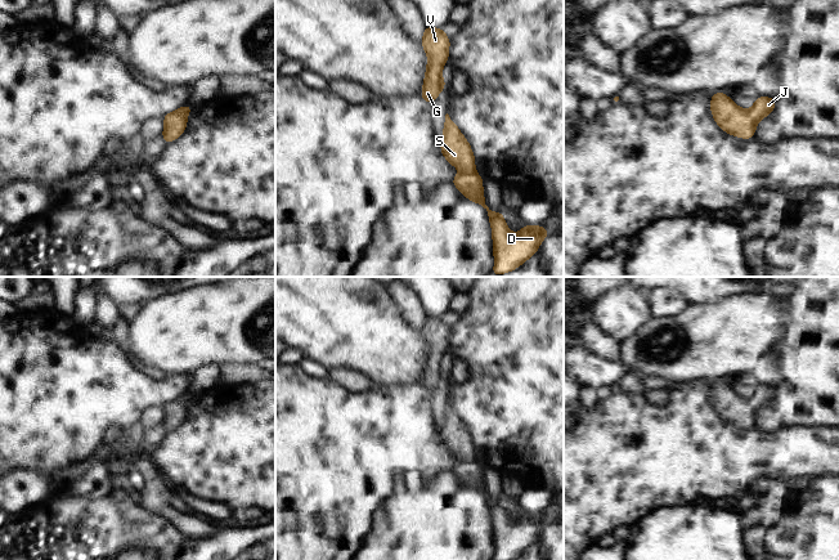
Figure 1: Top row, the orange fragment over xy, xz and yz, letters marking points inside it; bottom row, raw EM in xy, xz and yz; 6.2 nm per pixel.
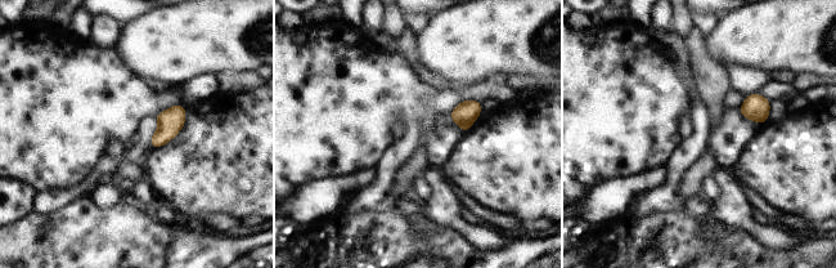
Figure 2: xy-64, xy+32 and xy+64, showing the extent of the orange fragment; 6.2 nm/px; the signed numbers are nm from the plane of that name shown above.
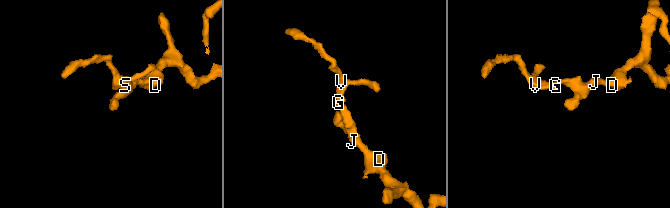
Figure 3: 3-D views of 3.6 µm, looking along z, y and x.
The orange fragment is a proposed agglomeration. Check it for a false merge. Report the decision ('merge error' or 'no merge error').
no merge error

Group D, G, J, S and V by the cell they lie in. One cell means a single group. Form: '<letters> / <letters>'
D G J S V

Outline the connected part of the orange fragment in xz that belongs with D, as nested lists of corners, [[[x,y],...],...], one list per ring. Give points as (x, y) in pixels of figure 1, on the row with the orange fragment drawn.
[[[448,113],[444,120],[440,149],[447,161],[461,170],[461,174],[453,178],[452,184],[466,198],[481,205],[488,211],[495,257],[495,265],[492,269],[493,275],[501,275],[519,268],[538,251],[540,242],[549,232],[543,225],[526,224],[519,233],[512,234],[506,225],[503,212],[494,212],[485,205],[483,178],[475,173],[472,149]]]

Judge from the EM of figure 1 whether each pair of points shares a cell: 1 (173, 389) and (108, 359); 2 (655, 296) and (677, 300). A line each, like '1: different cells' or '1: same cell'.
1: same cell
2: same cell

